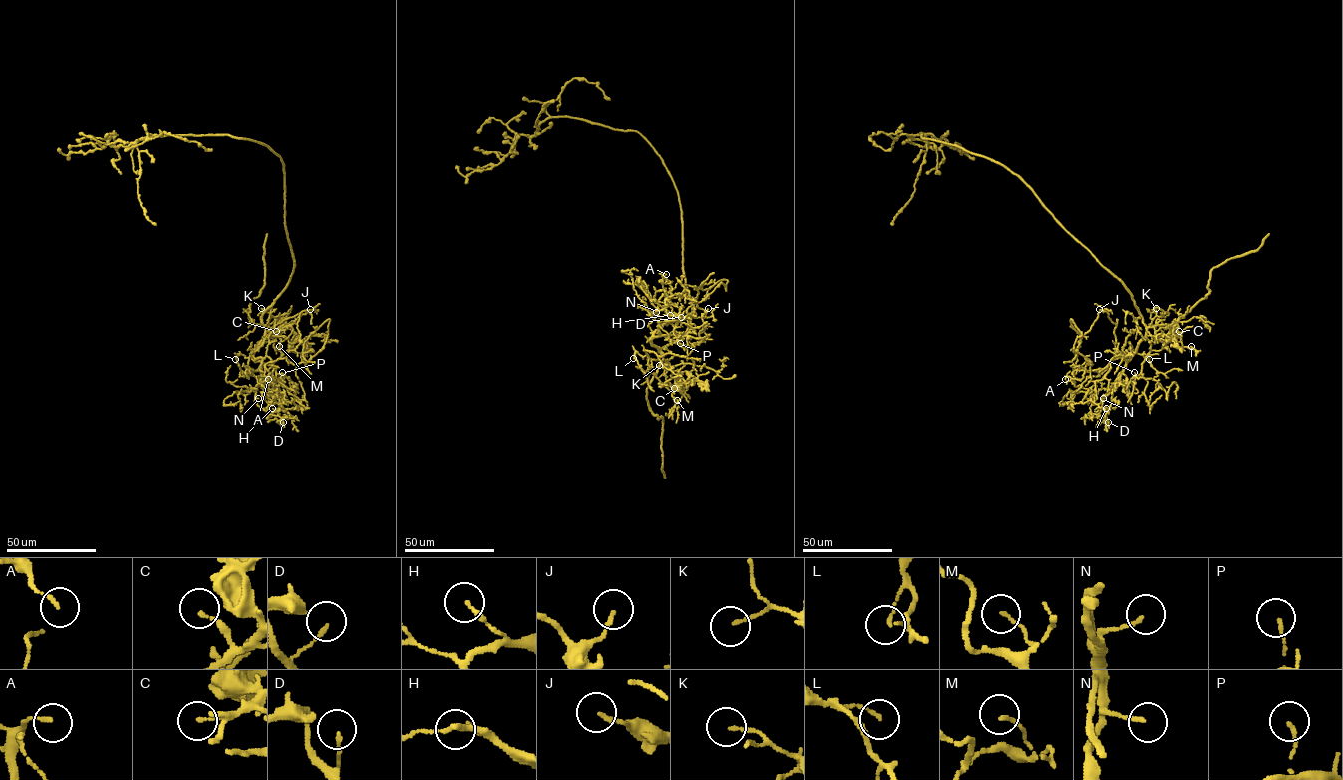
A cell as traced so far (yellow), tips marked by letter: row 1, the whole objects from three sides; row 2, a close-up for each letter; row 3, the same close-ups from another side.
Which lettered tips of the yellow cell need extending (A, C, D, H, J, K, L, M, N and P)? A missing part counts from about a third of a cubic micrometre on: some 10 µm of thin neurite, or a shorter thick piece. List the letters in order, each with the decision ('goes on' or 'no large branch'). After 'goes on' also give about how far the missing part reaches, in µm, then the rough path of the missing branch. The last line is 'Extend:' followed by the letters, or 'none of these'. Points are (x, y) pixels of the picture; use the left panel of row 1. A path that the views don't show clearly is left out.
A: no large branch
C: no large branch
D: no large branch
H: no large branch
J: no large branch
K: no large branch
L: no large branch
M: no large branch
N: no large branch
P: no large branch
Extend: none of these

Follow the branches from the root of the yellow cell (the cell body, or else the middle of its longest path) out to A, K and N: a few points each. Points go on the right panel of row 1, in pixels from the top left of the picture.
A: (1068, 232), (1122, 283), (1146, 335), (1128, 359), (1114, 359), (1103, 369), (1085, 370), (1080, 380), (1065, 379)
K: (1068, 232), (1122, 283), (1147, 327), (1156, 315), (1156, 308)
N: (1068, 232), (1122, 283), (1146, 328), (1145, 336), (1103, 398)

